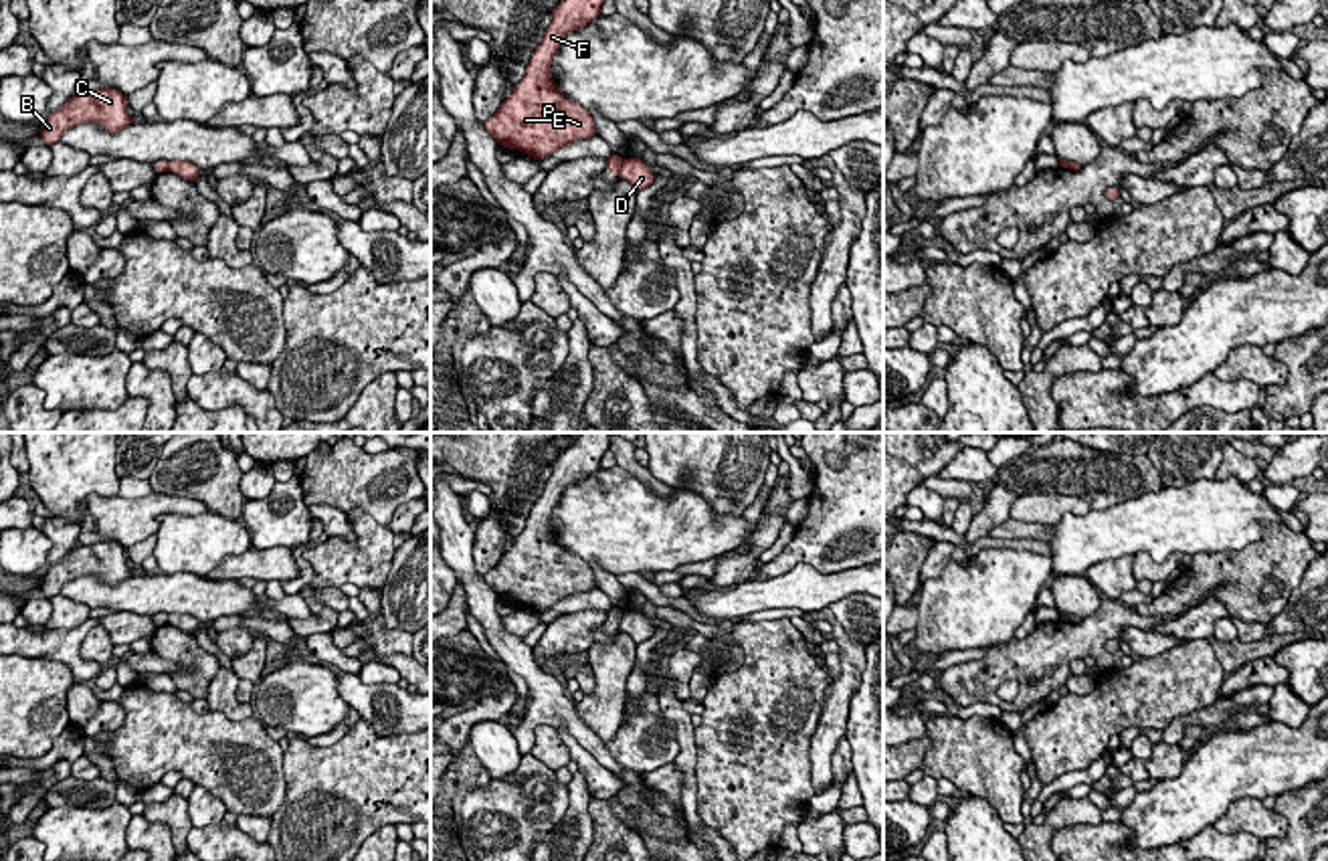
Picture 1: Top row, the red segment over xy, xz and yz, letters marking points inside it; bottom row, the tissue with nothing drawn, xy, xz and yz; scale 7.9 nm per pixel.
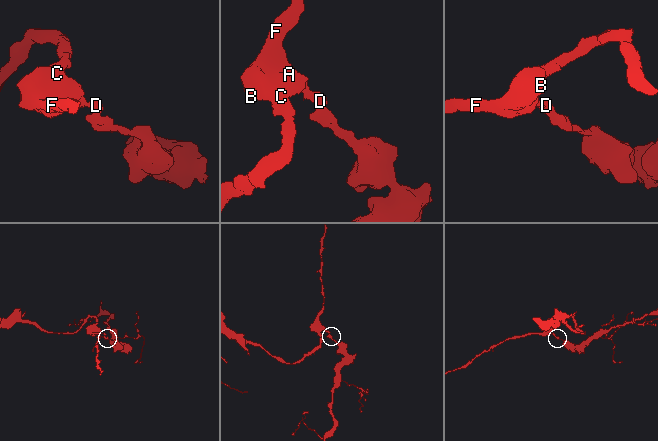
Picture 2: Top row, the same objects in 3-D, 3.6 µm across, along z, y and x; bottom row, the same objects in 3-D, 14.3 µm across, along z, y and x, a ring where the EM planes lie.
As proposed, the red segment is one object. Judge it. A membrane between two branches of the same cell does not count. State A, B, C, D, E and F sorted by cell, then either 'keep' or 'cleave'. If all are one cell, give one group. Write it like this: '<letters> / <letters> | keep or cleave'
A B C E F / D | cleave

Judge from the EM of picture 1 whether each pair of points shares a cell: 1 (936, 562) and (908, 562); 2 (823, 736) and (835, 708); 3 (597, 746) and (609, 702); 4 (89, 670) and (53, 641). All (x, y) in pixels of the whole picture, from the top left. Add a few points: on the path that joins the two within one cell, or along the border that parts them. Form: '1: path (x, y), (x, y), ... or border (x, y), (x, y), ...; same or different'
1: border (936, 542), (920, 570), (920, 585), (908, 603); different
2: path (829, 730), (835, 714); same
3: border (575, 704), (581, 720), (605, 744); different
4: path (81, 670), (61, 649); same

